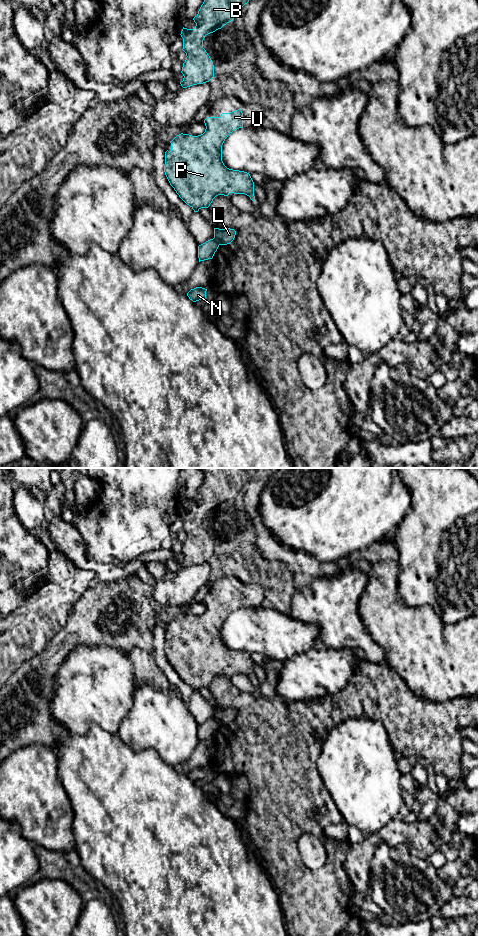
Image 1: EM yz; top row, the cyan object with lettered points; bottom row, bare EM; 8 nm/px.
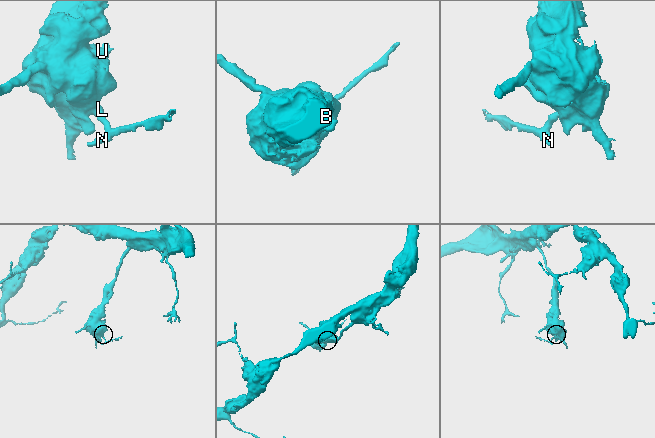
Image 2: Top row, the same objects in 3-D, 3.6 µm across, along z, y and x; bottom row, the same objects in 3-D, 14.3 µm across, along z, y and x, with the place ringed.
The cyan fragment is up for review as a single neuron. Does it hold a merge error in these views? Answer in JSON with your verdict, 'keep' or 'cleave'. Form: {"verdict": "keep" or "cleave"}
{"verdict": "cleave"}

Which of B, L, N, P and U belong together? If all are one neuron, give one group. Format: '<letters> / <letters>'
B L P U / N

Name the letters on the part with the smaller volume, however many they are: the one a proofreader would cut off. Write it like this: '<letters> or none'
N

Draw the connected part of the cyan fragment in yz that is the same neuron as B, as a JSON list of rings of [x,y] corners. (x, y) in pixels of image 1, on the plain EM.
[[[199,468],[205,474],[205,479],[198,494],[193,498],[196,506],[194,509],[184,508],[181,511],[183,518],[183,531],[186,533],[186,540],[183,543],[182,551],[184,558],[180,562],[183,568],[209,562],[214,557],[213,542],[203,528],[203,520],[206,515],[221,509],[227,503],[233,501],[242,487],[253,477],[256,468]]]

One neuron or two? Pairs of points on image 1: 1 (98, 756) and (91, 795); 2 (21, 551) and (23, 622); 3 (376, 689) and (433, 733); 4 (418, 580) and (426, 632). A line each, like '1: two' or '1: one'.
1: one
2: two
3: one
4: two

